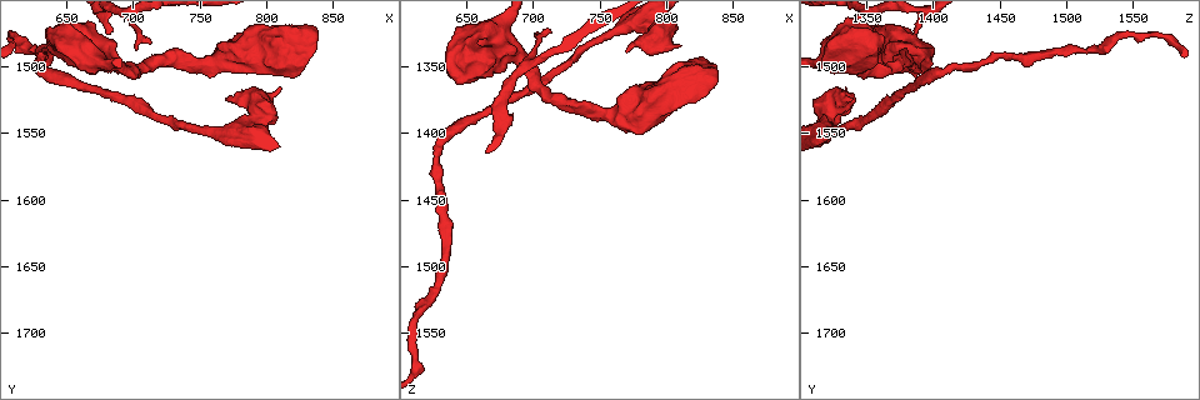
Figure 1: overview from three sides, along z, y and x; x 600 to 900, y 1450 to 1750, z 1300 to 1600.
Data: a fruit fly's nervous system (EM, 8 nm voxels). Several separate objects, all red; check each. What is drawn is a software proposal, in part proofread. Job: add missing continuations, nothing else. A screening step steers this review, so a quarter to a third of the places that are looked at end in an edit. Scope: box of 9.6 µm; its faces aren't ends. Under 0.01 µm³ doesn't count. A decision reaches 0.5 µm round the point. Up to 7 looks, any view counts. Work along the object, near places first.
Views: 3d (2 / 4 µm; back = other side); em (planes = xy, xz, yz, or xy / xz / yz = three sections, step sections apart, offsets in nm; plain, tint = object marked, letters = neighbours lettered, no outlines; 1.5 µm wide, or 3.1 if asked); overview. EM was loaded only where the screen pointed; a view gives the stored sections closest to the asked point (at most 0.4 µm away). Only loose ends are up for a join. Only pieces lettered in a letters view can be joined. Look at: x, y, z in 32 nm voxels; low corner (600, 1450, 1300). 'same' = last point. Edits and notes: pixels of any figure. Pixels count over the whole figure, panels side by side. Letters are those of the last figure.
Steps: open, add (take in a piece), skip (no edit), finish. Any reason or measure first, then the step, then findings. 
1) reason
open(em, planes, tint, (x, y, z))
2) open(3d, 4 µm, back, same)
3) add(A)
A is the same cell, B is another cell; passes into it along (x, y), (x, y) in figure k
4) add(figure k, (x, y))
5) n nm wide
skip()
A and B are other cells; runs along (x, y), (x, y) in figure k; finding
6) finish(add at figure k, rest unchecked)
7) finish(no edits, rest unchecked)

free end
open(3d, 2 µm, (702, 1486, 1326))

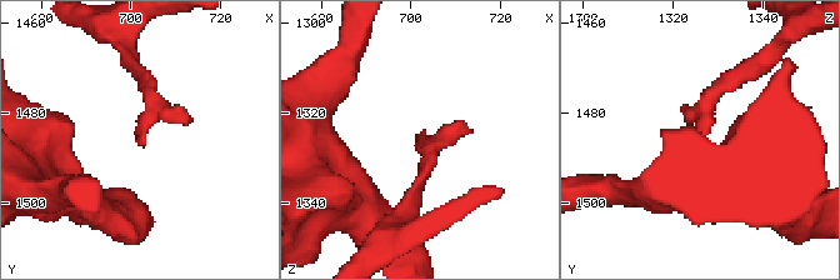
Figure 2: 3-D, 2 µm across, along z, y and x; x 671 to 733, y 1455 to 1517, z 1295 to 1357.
open(em, planes, plain, (702, 1487, 1325))

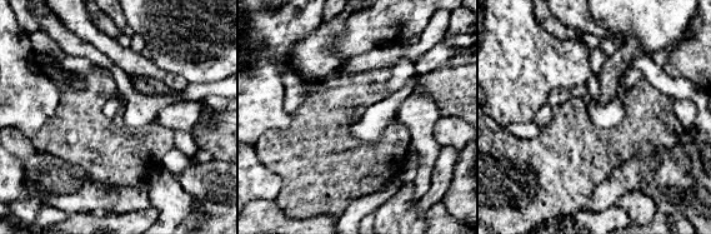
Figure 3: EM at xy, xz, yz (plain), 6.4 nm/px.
see the neighbours
open(em, planes, letters, same)

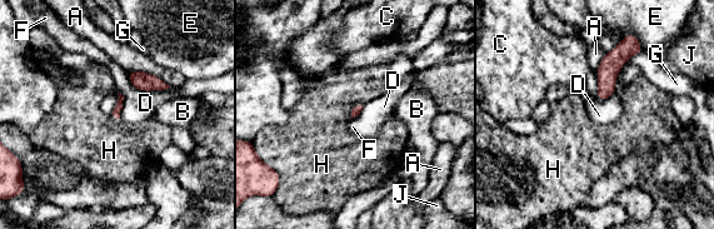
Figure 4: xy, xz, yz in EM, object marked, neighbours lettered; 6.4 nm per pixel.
skip()
A, B, C, D, E, F, G, H and J are other cells; none of them fits

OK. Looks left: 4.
branch stops here
open(3d, 4 µm, (770, 1526, 1340))

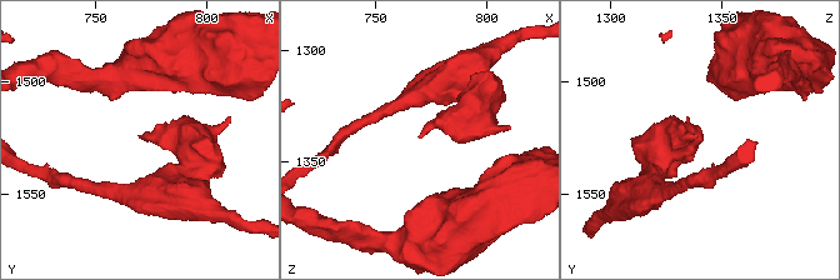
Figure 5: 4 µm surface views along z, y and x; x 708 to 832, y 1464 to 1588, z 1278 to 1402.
shape alone is not enough
open(em, xz, step 4, tint, (770, 1523, 1340))

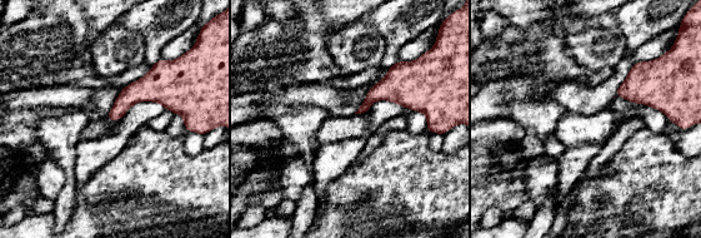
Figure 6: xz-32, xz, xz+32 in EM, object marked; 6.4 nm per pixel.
open(em, xz, step 4, letters, same)

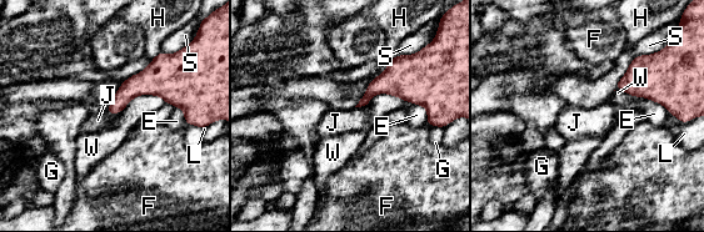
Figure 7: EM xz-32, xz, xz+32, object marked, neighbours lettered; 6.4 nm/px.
skip()
E, F, G, H, J, L, S and W are other cells; no lettered piece goes on from it

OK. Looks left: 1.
finish(no edits, rest unchecked)

